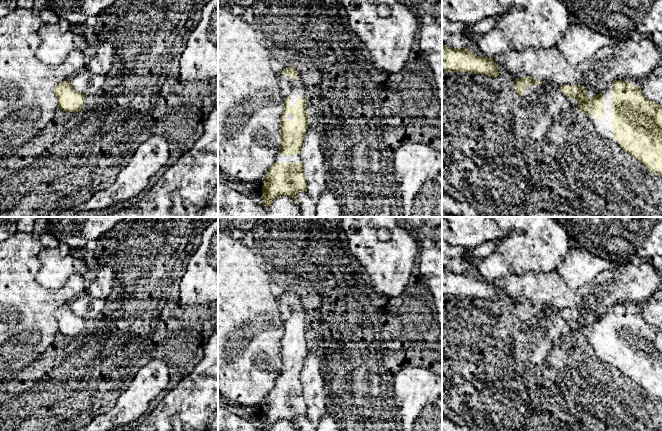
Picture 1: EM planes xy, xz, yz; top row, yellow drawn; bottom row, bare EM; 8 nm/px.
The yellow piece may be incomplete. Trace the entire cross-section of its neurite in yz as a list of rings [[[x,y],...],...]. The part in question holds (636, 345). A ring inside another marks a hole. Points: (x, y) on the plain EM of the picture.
[[[629,305],[612,306],[612,356],[625,376],[662,401],[662,330],[646,323],[641,312]]]

